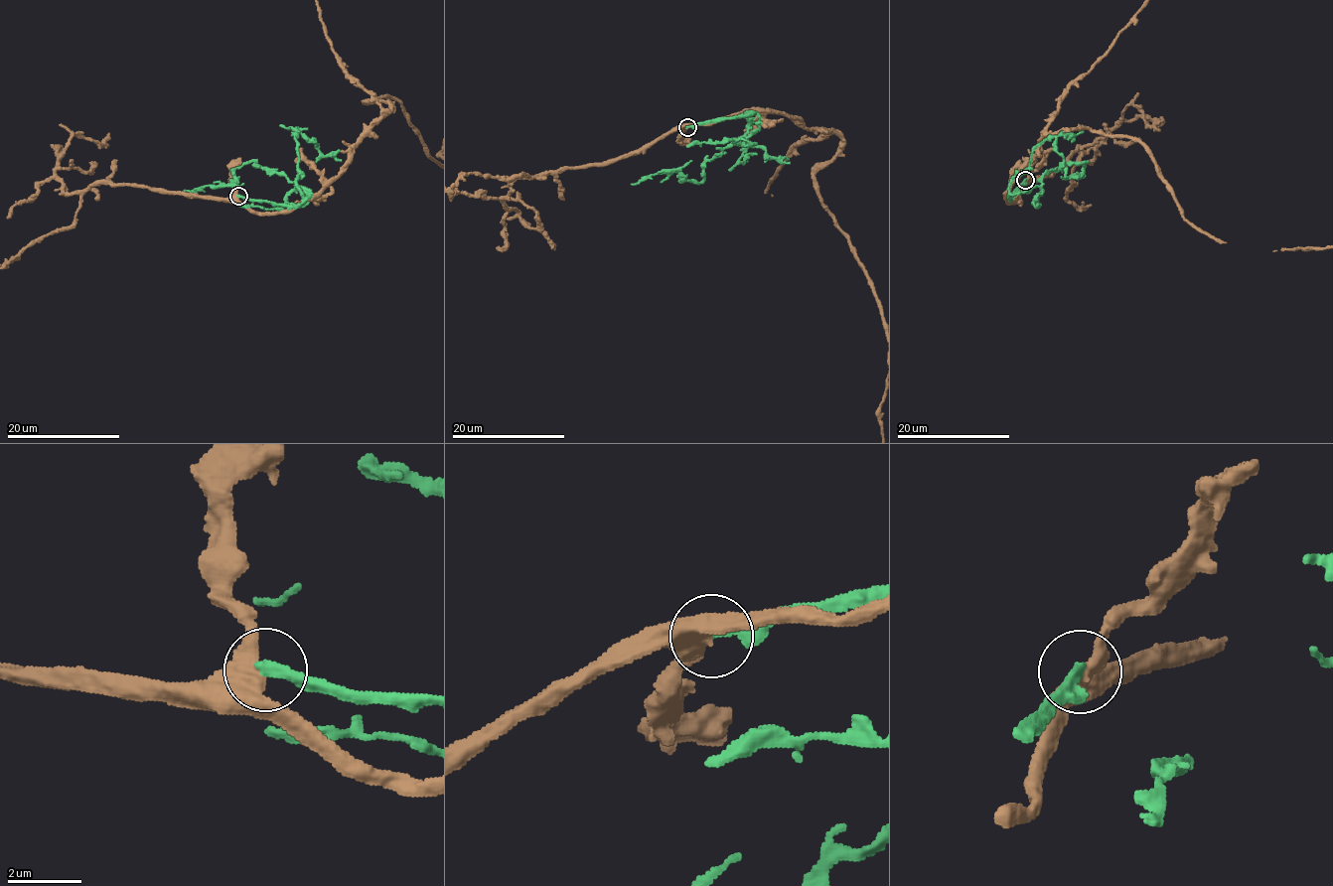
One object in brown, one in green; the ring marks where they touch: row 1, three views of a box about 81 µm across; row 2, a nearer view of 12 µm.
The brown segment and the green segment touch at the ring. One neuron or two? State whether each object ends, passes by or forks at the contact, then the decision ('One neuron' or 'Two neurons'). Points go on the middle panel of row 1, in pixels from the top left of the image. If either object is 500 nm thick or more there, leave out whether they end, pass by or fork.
At the ring brown passes by. At the ring green ends. Two neurons

